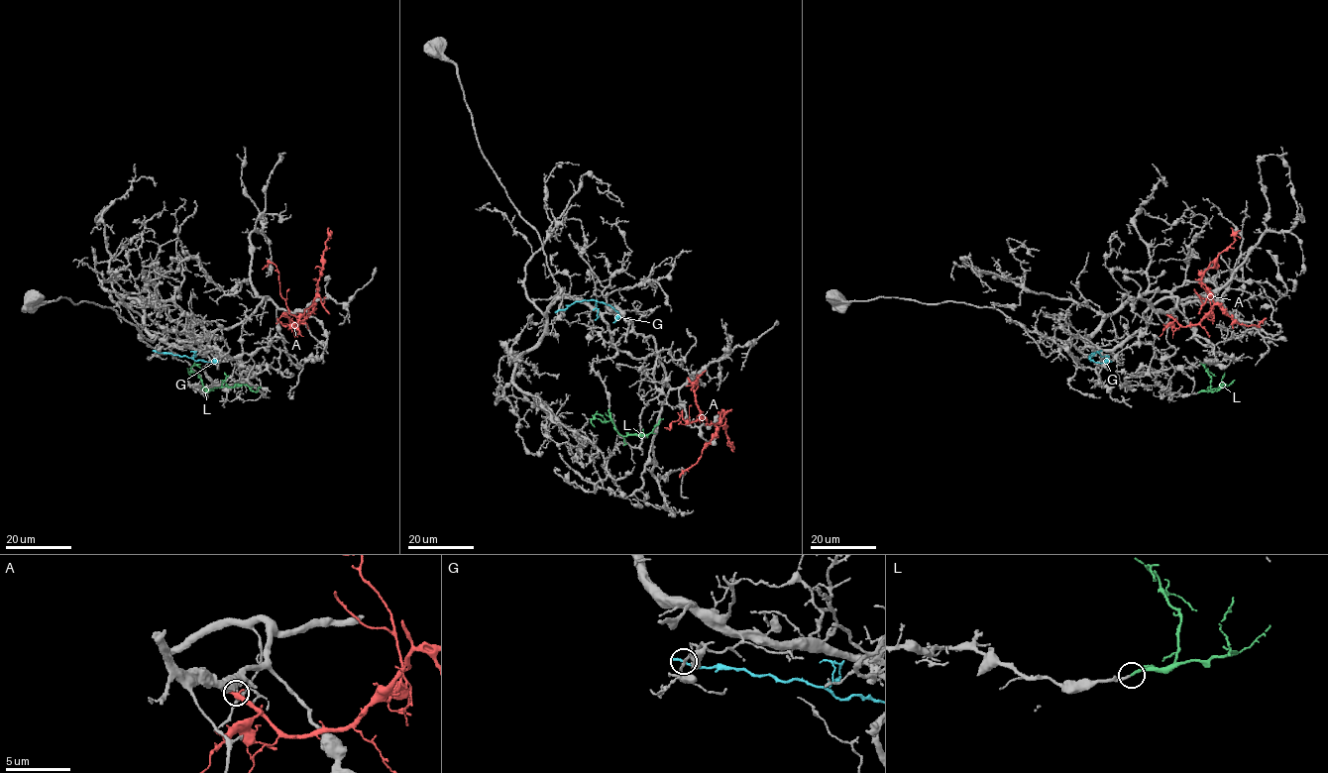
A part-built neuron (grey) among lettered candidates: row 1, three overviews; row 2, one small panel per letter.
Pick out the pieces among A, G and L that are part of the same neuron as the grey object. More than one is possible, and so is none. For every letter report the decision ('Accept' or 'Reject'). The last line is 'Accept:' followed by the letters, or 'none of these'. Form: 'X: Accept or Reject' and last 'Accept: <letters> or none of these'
A: Reject
G: Reject
L: Accept
Accept: L

